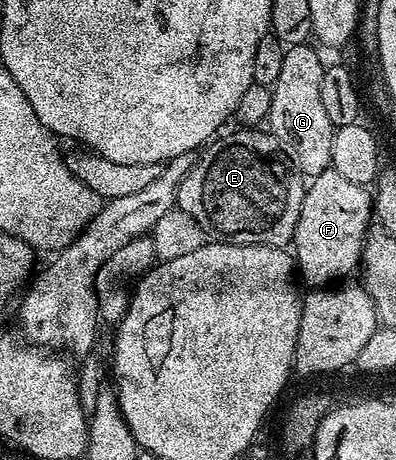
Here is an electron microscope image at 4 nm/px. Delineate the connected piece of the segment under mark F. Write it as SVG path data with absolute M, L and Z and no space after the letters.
M327 169L314 175L303 191L303 203L297 220L297 228L293 239L293 262L298 273L308 282L308 287L323 288L328 284L338 283L346 274L356 273L363 256L363 243L368 233L367 225L373 222L373 198L368 187L353 184L353 180L345 180L341 172Z

